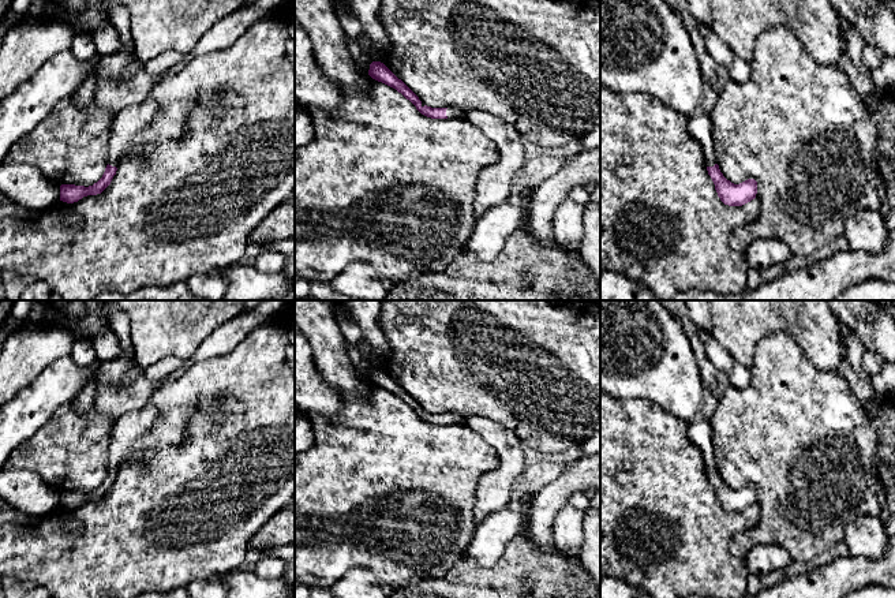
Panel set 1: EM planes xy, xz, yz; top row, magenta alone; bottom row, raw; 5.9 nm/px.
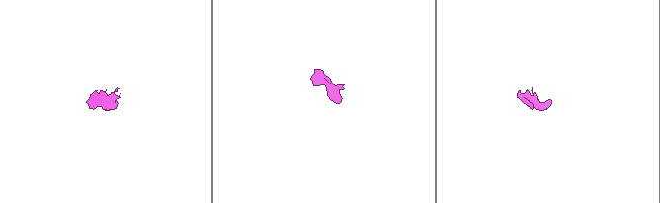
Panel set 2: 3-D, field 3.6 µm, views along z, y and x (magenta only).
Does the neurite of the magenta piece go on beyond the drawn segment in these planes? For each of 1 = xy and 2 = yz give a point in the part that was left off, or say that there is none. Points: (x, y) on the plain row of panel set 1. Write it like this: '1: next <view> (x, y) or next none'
1: next xy (127, 429)
2: next yz (700, 432)

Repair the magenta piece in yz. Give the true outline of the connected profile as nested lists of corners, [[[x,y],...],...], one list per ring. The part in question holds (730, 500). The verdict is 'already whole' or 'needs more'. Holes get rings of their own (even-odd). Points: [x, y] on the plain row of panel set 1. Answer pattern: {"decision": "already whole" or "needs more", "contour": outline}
{"decision": "needs more", "contour": [[[693,419],[689,423],[689,437],[703,455],[708,481],[715,490],[720,507],[729,512],[742,512],[754,505],[757,500],[757,487],[754,485],[748,485],[739,490],[734,490],[720,478],[715,466],[709,419]]]}

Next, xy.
{"decision": "needs more", "contour": [[[146,404],[115,419],[108,448],[108,471],[102,483],[89,493],[61,490],[60,507],[74,509],[83,502],[101,500],[116,481],[120,464],[131,456],[138,440],[151,430],[157,416],[157,408]]]}

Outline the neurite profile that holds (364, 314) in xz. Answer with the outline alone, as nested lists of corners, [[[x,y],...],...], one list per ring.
[[[336,300],[348,313],[348,319],[362,329],[363,339],[371,347],[370,362],[374,367],[382,366],[390,348],[385,332],[379,326],[381,300]]]

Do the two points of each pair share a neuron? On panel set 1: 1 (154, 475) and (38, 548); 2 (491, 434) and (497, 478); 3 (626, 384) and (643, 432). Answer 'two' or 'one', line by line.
1: one
2: one
3: two

